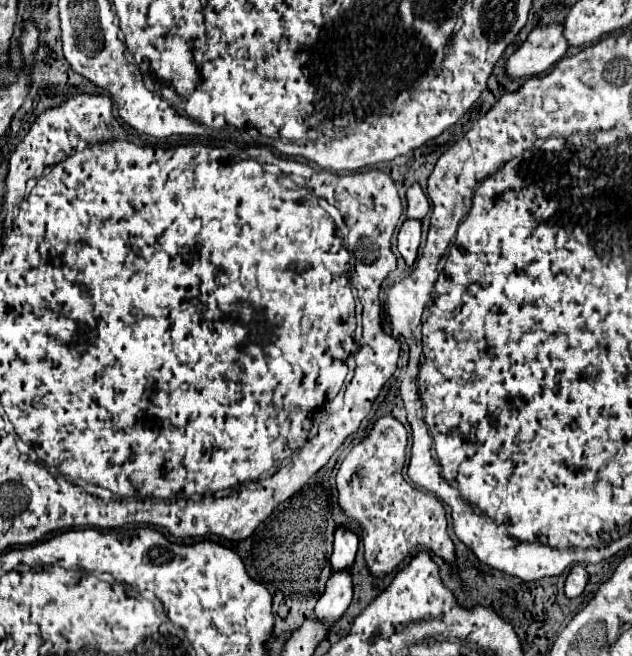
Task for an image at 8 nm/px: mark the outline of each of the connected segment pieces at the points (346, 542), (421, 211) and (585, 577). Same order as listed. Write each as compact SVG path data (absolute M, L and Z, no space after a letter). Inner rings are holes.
M337 529L335 531L335 541L333 541L333 555L331 555L331 567L333 571L349 571L355 561L357 553L357 535L347 531L347 529Z
M415 183L407 191L407 217L421 221L427 213L429 213L429 199L425 197L419 183Z
M575 565L575 567L571 569L571 573L567 575L567 581L565 581L565 595L567 595L569 599L579 597L579 595L583 593L587 581L589 581L589 573L583 569L583 565Z

